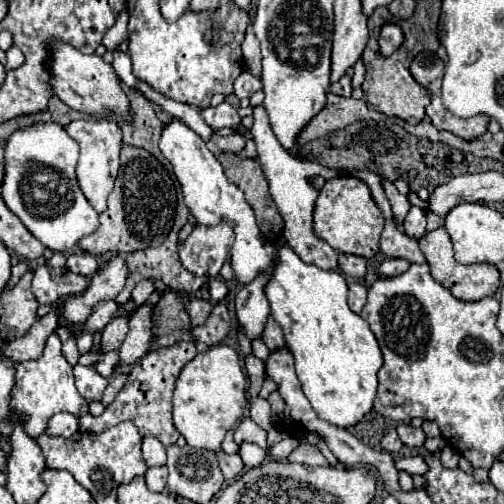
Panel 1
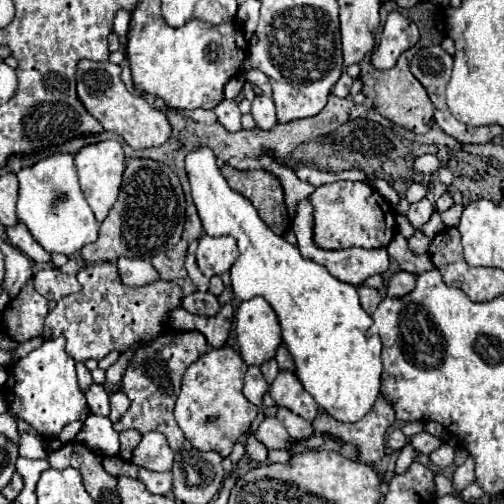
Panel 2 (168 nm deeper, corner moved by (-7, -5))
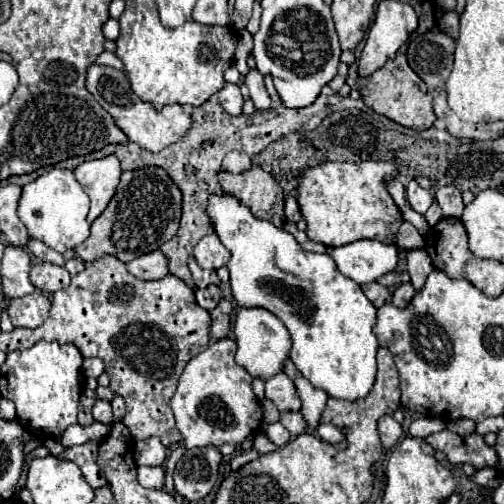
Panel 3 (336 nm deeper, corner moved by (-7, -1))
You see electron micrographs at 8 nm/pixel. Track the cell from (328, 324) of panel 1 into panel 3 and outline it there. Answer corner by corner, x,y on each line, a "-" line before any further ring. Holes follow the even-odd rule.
210,196
208,214
212,218
220,242
232,254
228,270
230,286
234,286
236,304
240,308
264,308
282,320
282,324
292,336
290,358
316,388
326,390
332,398
364,398
376,380
378,340
372,332
372,326
376,322
376,308
364,296
360,286
352,278
344,276
328,254
306,252
290,232
286,232
284,228
276,228
268,220
254,218
252,212
242,206
234,196

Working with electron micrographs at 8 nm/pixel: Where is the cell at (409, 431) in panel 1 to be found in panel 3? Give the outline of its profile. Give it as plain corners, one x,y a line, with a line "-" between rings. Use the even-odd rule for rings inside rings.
440,430
436,434
430,434
426,442
434,448
446,454
450,464
470,464
476,470
496,466
498,456
494,446
488,446
484,442
484,436
480,434
468,434
468,436
458,436
450,430

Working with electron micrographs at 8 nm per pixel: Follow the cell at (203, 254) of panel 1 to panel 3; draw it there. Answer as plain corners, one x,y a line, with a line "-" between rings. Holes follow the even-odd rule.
216,234
204,236
196,248
194,248
194,258
202,268
220,268
226,266
230,260
230,252
224,248
220,238

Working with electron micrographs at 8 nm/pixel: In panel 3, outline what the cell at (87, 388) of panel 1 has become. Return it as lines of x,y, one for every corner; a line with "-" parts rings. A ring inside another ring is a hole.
96,400
94,408
92,408
92,418
94,422
100,422
100,424
112,424
112,406
110,402
104,402
104,400

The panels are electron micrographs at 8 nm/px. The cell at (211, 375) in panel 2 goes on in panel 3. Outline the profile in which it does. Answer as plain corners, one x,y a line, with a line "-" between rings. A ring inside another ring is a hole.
222,338
186,364
178,380
176,394
170,400
170,408
174,412
176,426
186,448
218,444
238,446
250,434
256,434
260,430
262,406
252,390
252,376
236,364
234,354
236,342

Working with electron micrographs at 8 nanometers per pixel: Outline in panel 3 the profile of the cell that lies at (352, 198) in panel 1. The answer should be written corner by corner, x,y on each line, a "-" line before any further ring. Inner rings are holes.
324,162
304,168
298,176
298,206
306,220
306,234
312,242
322,242
330,248
344,246
356,240
372,238
384,244
396,244
396,234
404,222
394,204
386,182
392,178
392,162

